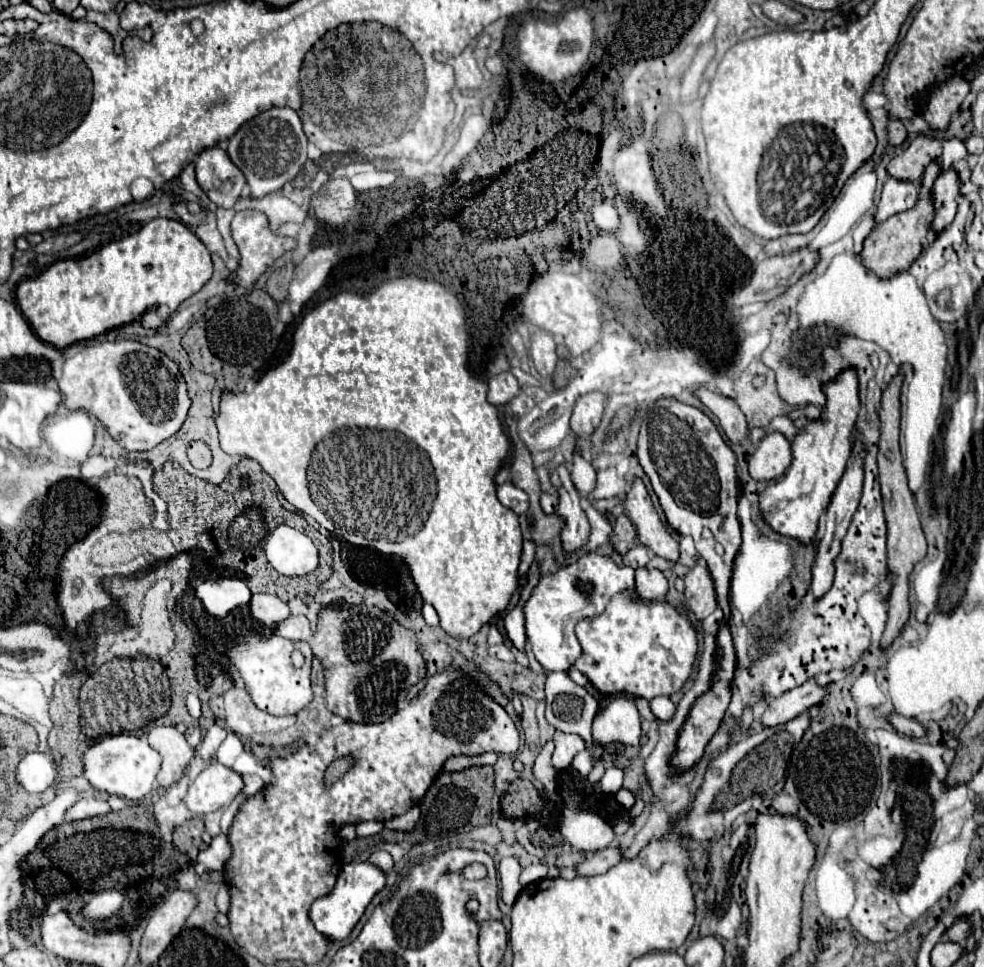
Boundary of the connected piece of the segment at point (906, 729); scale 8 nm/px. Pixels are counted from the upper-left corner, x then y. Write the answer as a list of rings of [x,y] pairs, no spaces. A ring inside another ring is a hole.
[[[898,713],[890,715],[890,723],[896,727],[896,731],[900,731],[900,733],[904,733],[904,735],[908,735],[908,737],[914,737],[914,739],[920,739],[920,737],[924,737],[924,735],[928,733],[928,729],[922,727],[920,723],[916,723],[914,719],[902,717],[902,715],[898,715]]]

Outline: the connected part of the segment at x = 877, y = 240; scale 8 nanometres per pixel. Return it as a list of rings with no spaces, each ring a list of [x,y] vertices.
[[[932,161],[924,175],[922,175],[922,185],[920,185],[920,195],[918,201],[912,209],[904,211],[904,213],[896,213],[894,217],[878,223],[874,227],[874,231],[868,235],[864,249],[860,253],[862,257],[862,265],[870,271],[874,271],[878,277],[890,279],[906,269],[910,269],[910,265],[924,253],[924,249],[928,247],[928,231],[934,219],[934,197],[932,197],[932,187],[936,177],[940,175],[940,167],[936,161]]]

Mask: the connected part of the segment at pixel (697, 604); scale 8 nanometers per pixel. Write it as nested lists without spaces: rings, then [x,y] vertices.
[[[696,565],[690,569],[690,573],[684,577],[686,583],[686,603],[690,607],[690,611],[694,611],[696,619],[706,619],[710,613],[714,613],[714,609],[718,607],[716,601],[716,593],[714,593],[714,579],[710,577],[708,567],[704,565]]]

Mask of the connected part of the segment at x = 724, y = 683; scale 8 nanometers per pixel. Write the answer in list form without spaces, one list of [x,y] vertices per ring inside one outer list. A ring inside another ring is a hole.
[[[724,625],[718,633],[718,649],[716,649],[716,659],[718,659],[718,671],[714,675],[714,683],[712,683],[712,689],[708,693],[704,693],[696,705],[692,707],[682,731],[680,731],[680,737],[678,737],[678,749],[676,753],[672,755],[672,763],[680,769],[680,771],[686,771],[690,769],[704,753],[704,747],[706,743],[710,741],[710,737],[716,733],[722,717],[724,717],[724,711],[730,703],[730,679],[734,677],[734,669],[736,669],[736,651],[734,651],[734,643],[732,643],[732,635],[730,635],[730,627]]]

